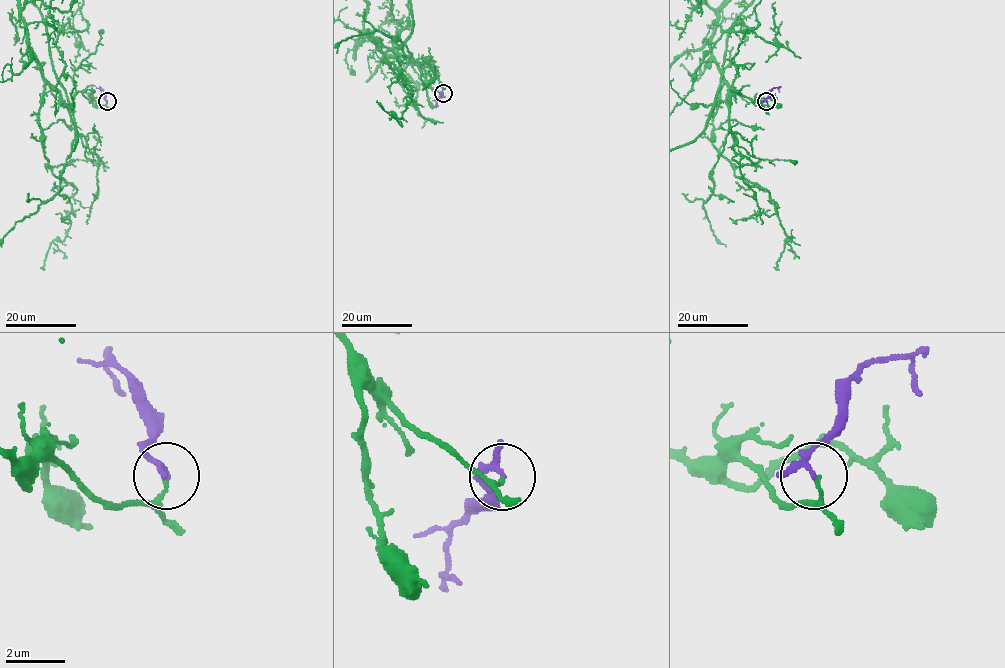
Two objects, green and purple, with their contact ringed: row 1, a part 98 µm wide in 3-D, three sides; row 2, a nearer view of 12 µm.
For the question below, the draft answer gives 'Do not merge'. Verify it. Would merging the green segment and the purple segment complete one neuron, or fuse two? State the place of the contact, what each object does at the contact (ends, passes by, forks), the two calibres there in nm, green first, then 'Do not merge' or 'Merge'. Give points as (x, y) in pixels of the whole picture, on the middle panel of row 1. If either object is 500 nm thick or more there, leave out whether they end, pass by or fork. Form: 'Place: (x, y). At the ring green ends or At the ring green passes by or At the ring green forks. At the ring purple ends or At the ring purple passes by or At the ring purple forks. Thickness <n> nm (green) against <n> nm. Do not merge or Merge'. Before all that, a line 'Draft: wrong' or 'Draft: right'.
Draft: right
Place: (443, 93). At the ring green passes by. At the ring purple passes by. Thickness 110 nm (green) against 150 nm. Do not merge

